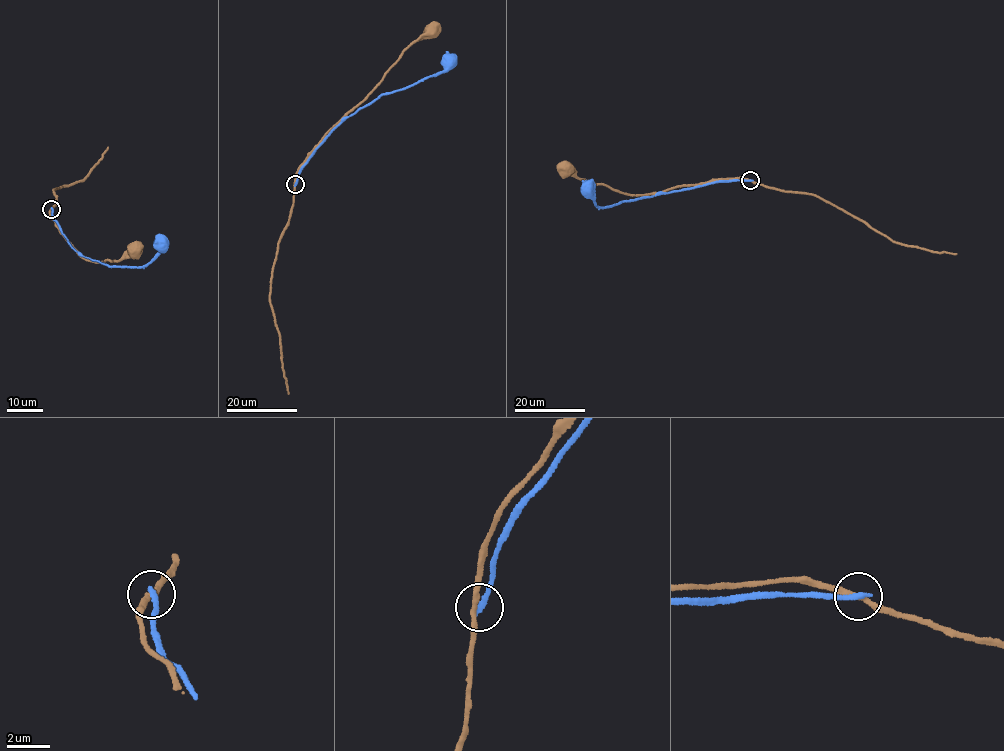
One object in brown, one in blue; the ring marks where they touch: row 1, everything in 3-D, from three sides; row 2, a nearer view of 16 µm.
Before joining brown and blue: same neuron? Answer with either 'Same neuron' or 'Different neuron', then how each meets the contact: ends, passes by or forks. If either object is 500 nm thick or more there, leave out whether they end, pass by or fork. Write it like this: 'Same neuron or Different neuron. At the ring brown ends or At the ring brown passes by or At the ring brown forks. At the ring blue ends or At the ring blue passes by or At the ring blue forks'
Different neuron. At the ring brown passes by. At the ring blue ends

